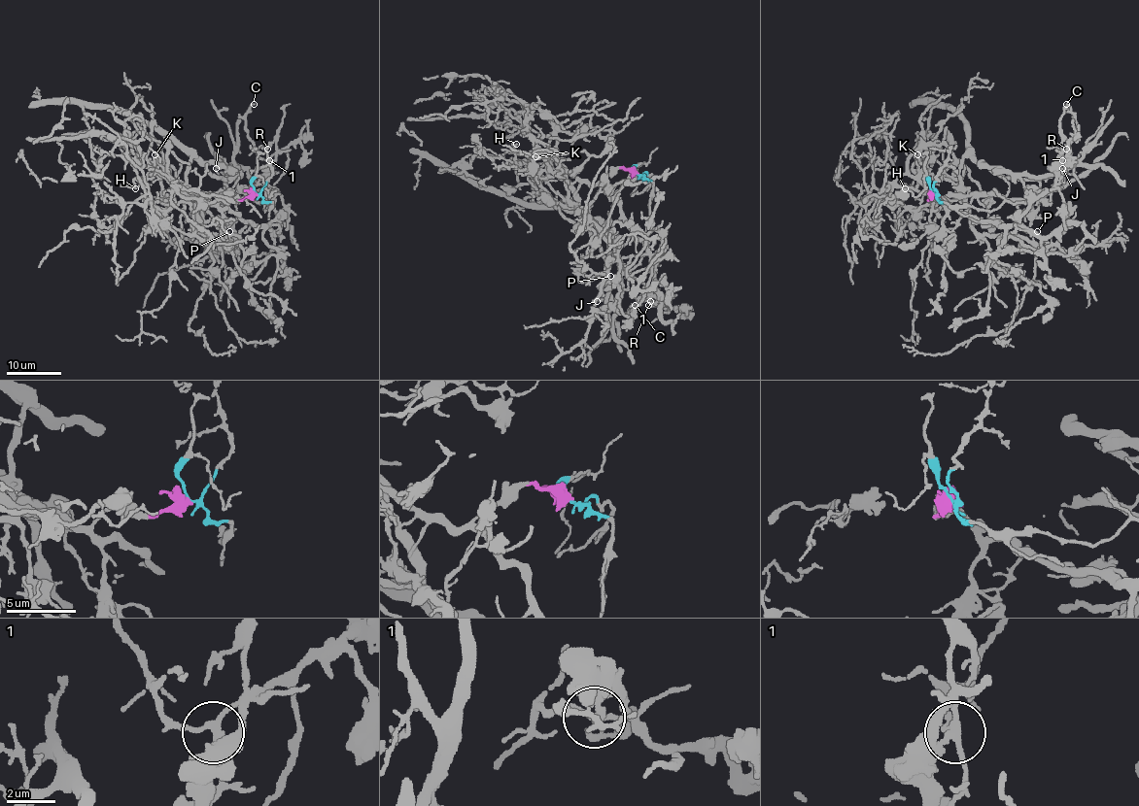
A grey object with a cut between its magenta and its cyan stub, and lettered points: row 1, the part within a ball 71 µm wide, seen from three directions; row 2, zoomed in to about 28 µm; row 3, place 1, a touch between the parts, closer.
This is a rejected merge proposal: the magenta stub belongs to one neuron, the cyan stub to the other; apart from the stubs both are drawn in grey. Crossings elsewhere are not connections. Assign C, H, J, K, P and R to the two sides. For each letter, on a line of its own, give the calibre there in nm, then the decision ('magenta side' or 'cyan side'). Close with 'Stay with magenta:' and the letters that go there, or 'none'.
C: calibre 180 nm; cyan side
H: calibre 140 nm; cyan side
J: calibre 130 nm; magenta side
K: calibre 170 nm; magenta side
P: calibre 110 nm; magenta side
R: calibre 130 nm; cyan side
Stay with magenta: J, K, P

